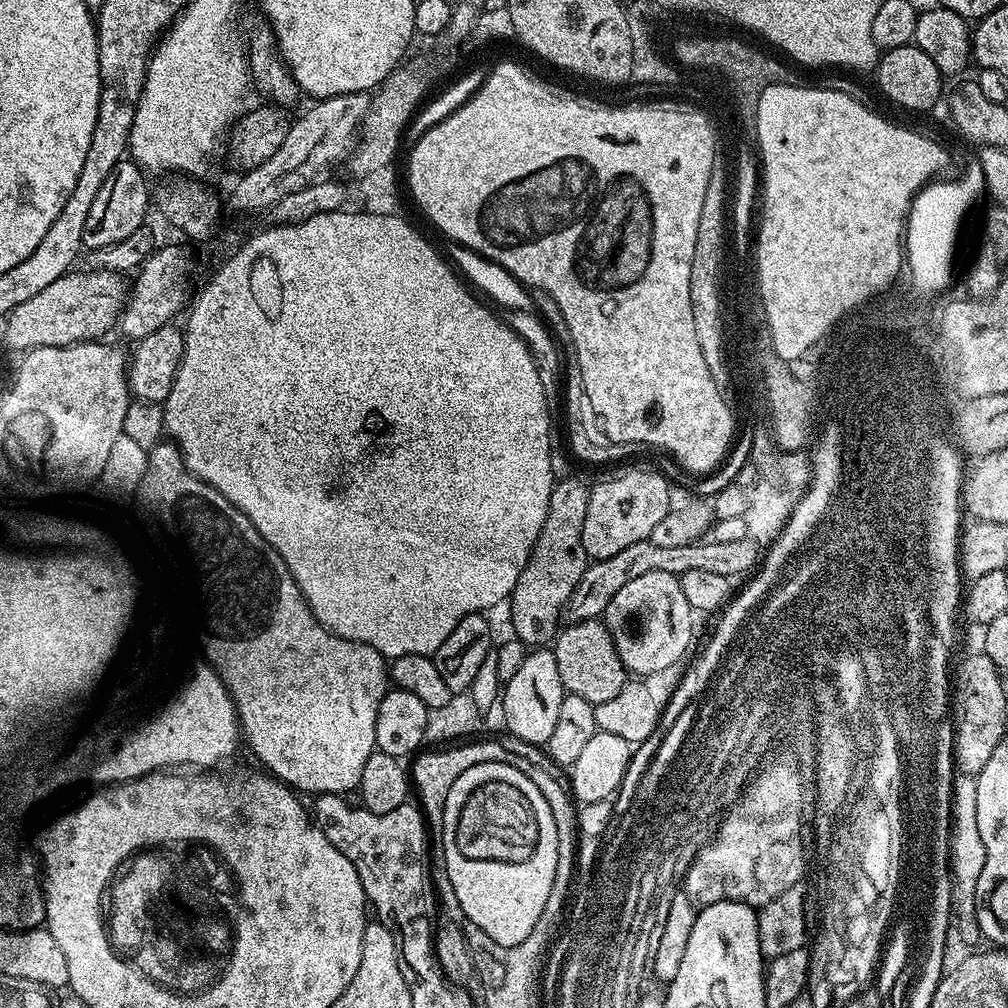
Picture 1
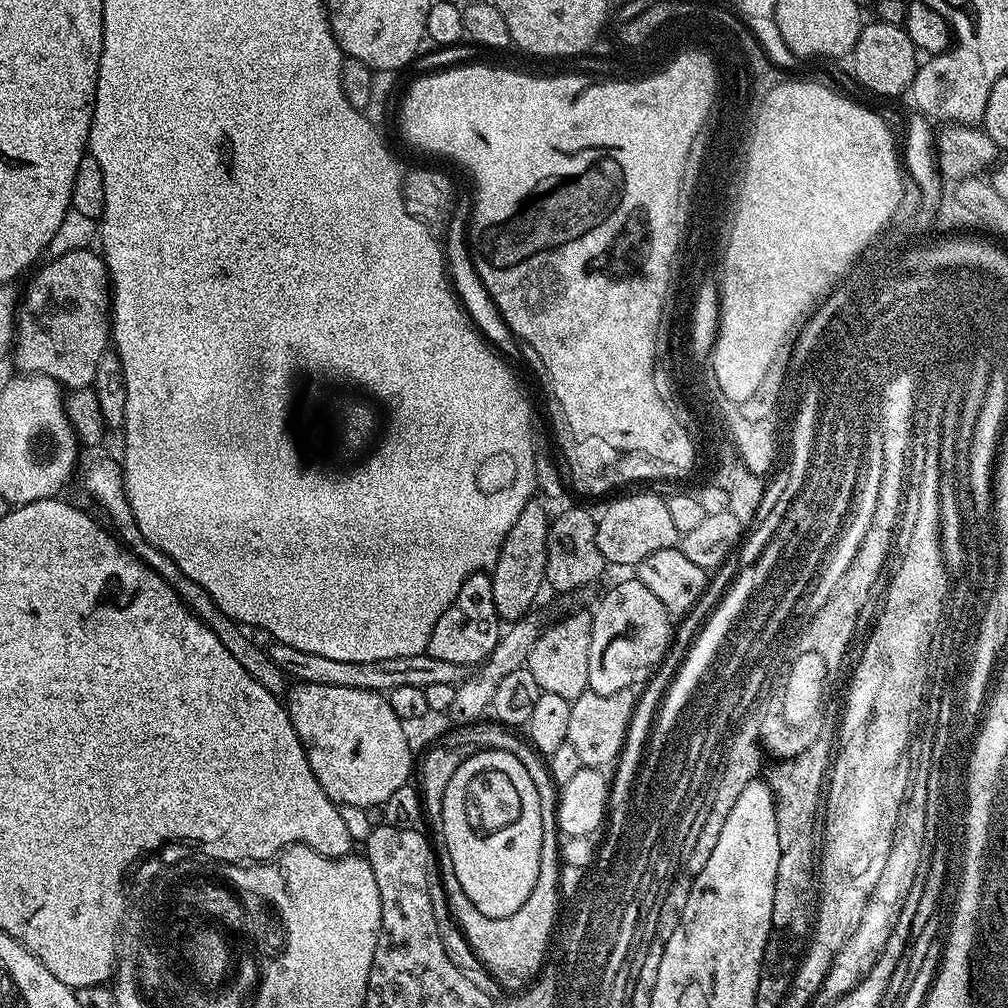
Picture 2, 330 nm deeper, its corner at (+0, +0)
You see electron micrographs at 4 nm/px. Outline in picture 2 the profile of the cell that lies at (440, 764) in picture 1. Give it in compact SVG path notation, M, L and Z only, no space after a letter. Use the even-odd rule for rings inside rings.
M432 746L423 753L424 761L418 764L418 791L422 801L422 812L426 817L426 824L432 827L430 839L432 842L432 851L436 854L436 862L440 865L440 884L444 887L444 899L447 903L448 910L452 914L452 921L459 928L460 933L464 935L464 941L468 947L472 949L475 959L501 984L504 988L509 988L510 993L516 994L521 990L527 989L529 985L536 979L535 976L541 975L542 969L545 967L544 955L548 952L548 943L552 940L552 927L556 924L556 911L562 904L560 895L560 870L562 867L560 845L561 841L558 837L561 835L560 823L556 817L556 806L558 803L558 785L552 781L552 776L548 772L548 765L542 759L539 752L531 746L525 746L519 749L518 755L522 766L526 766L526 770L530 774L530 778L534 782L534 790L538 790L538 806L542 806L542 854L540 855L540 873L538 874L538 882L534 882L534 890L530 894L530 898L526 898L526 902L522 902L522 906L518 906L518 910L514 910L514 914L510 914L506 918L490 918L486 914L482 914L482 910L472 907L470 898L466 898L466 890L462 890L462 886L458 882L458 874L454 874L454 862L450 862L450 850L446 850L446 842L444 835L440 833L442 830L442 802L446 794L446 786L450 782L450 778L454 774L454 770L458 770L458 766L463 762L465 753L459 752L456 748L438 748L440 746Z

